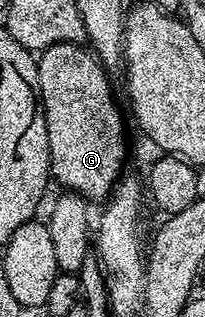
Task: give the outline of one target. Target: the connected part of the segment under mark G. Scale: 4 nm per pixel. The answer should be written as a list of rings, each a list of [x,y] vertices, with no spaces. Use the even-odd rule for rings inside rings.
[[[56,44],[45,49],[36,57],[37,73],[39,74],[39,90],[41,91],[41,104],[45,108],[45,121],[47,122],[47,142],[49,143],[49,170],[54,181],[57,180],[62,185],[62,189],[76,192],[78,196],[86,201],[104,201],[112,193],[122,179],[123,171],[121,167],[125,164],[125,120],[121,117],[121,108],[117,105],[117,100],[113,97],[113,88],[109,85],[110,73],[106,71],[100,60],[93,55],[88,47],[79,44]]]

